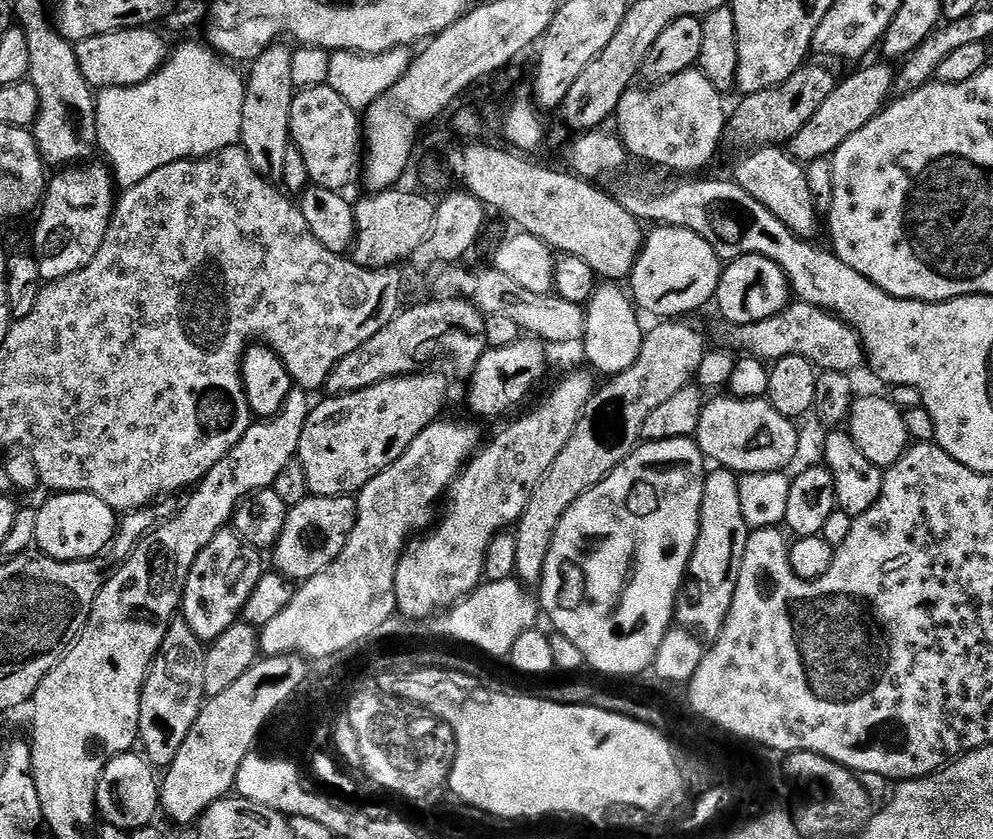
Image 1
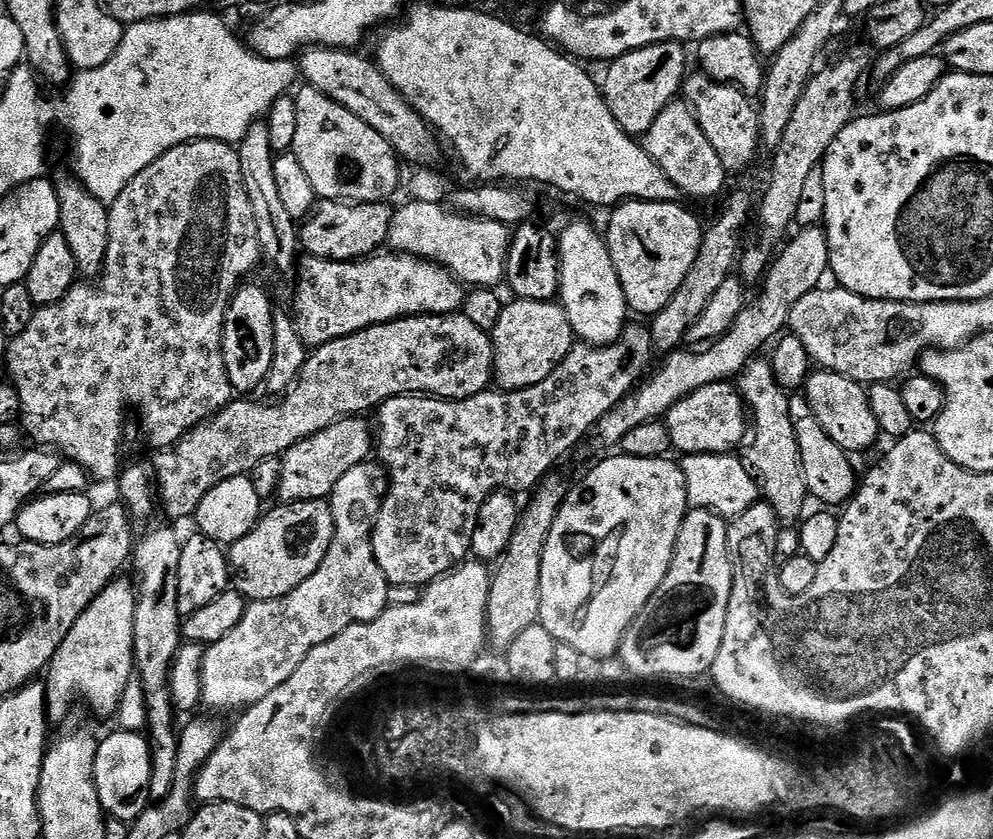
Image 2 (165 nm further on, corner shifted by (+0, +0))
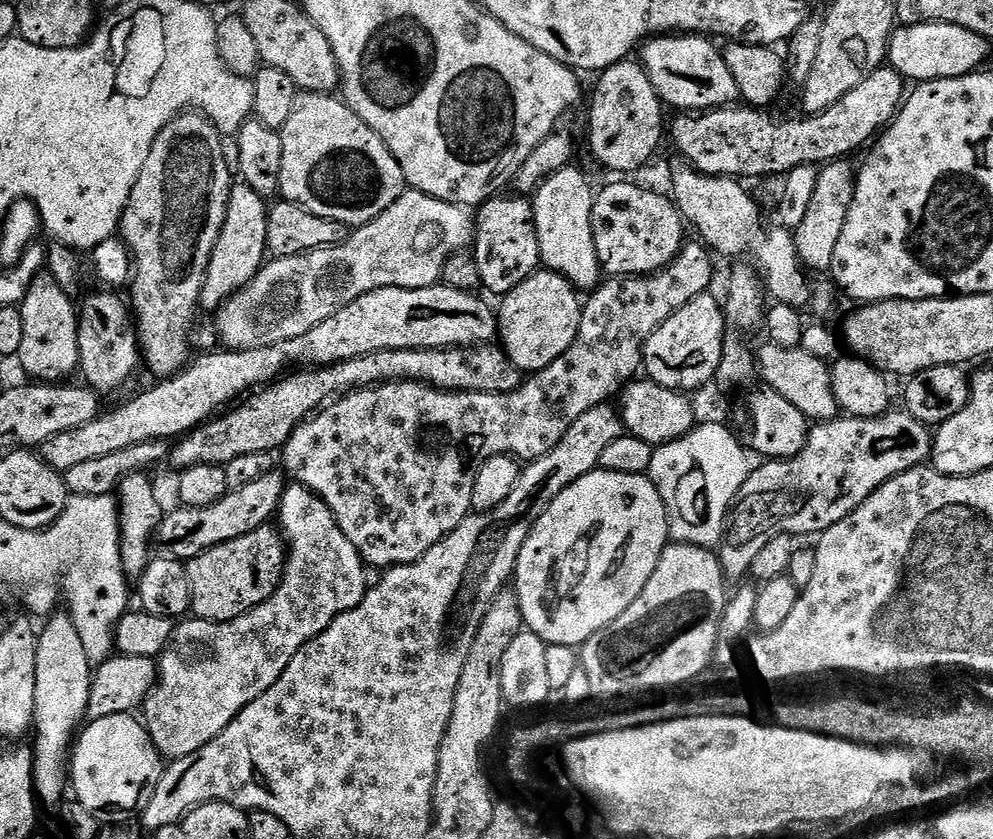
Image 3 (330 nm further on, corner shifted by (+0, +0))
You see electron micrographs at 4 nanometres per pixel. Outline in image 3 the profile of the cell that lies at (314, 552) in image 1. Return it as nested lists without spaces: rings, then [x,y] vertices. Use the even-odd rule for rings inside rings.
[[[265,526],[242,538],[222,542],[187,561],[192,587],[192,612],[199,619],[221,624],[266,602],[284,579],[286,540],[275,527]]]

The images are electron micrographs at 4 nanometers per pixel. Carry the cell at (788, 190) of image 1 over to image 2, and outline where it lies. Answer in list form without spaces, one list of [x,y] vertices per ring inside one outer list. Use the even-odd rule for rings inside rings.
[[[696,70],[683,82],[682,100],[691,108],[702,134],[714,146],[714,154],[722,162],[725,173],[744,172],[756,160],[756,147],[761,147],[760,114],[757,105],[742,90],[717,80],[711,80]]]

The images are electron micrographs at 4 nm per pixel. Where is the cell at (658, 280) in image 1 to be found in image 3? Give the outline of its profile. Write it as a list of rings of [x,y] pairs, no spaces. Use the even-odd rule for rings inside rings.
[[[608,184],[596,192],[592,215],[594,246],[598,250],[600,267],[609,277],[650,276],[654,272],[662,271],[684,247],[686,221],[675,203],[667,195],[664,196],[659,196],[648,188],[639,188],[636,184]]]

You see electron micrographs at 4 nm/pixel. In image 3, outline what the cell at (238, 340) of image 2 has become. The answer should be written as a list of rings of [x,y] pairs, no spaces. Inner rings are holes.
[[[233,183],[226,222],[222,226],[222,234],[214,246],[214,254],[210,258],[210,266],[204,283],[205,305],[219,306],[230,299],[240,288],[245,288],[260,273],[266,263],[268,251],[268,210],[265,197],[259,196],[248,184]]]

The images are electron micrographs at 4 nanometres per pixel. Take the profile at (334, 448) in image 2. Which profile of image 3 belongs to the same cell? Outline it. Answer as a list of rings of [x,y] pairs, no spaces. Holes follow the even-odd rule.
[[[277,470],[258,478],[258,482],[250,482],[250,486],[231,489],[221,500],[210,506],[177,507],[177,512],[169,511],[164,521],[160,523],[158,540],[168,547],[165,549],[177,560],[185,562],[193,560],[222,542],[242,538],[242,534],[250,534],[254,530],[265,527],[271,521],[268,519],[271,516],[273,519],[279,513],[280,499],[284,496],[285,487],[285,473]]]

